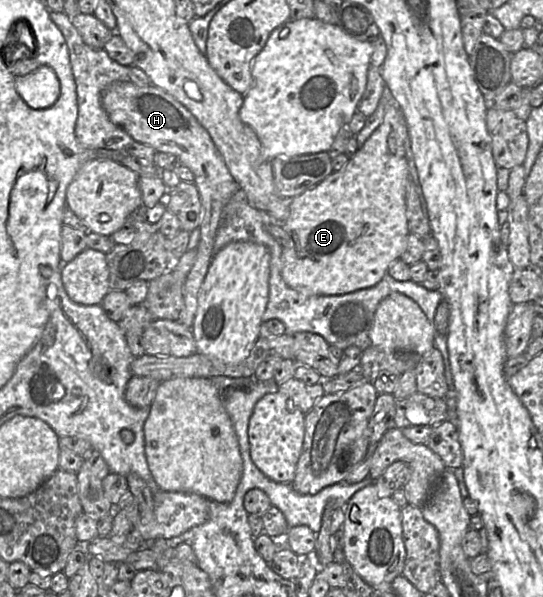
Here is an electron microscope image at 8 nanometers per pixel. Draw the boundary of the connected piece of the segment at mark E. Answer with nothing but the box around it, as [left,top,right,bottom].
[281,107,410,295]

